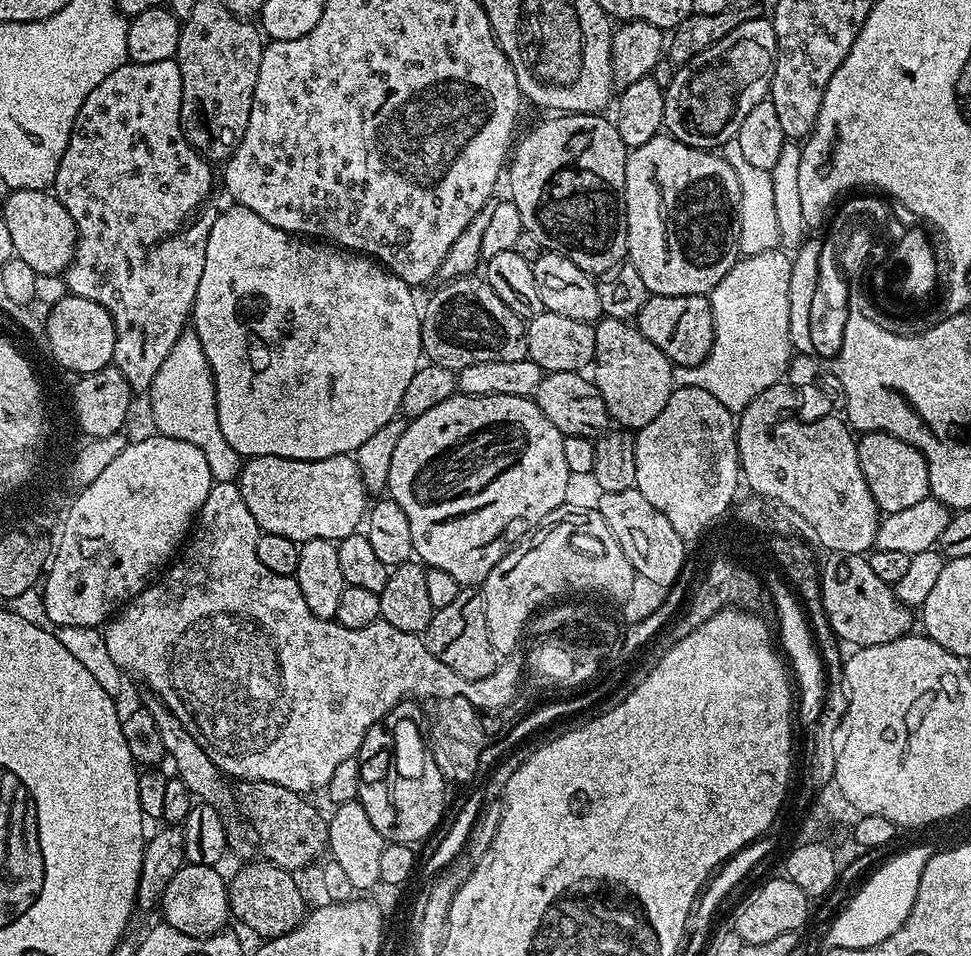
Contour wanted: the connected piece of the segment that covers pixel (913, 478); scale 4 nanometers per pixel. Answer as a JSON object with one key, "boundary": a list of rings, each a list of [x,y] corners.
{"boundary":[[[865,432],[857,439],[856,449],[862,474],[866,478],[866,486],[870,486],[870,494],[874,494],[874,502],[881,513],[906,510],[918,502],[929,499],[928,463],[914,446],[902,442],[902,438],[894,438],[885,432]]]}

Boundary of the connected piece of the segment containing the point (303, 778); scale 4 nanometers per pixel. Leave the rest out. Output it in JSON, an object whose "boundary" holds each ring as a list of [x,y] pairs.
{"boundary":[[[230,480],[221,484],[213,483],[205,504],[200,508],[194,531],[187,543],[183,545],[175,563],[159,579],[149,583],[148,587],[142,589],[133,600],[128,601],[122,611],[113,616],[107,627],[103,629],[106,650],[110,650],[110,658],[114,658],[114,662],[118,662],[118,666],[125,673],[131,674],[132,671],[136,671],[148,683],[147,691],[154,693],[172,711],[174,718],[178,718],[178,722],[182,722],[182,726],[190,730],[198,746],[206,750],[214,766],[218,766],[225,777],[236,776],[237,781],[274,782],[301,794],[311,794],[310,792],[315,788],[327,789],[330,777],[333,776],[337,766],[357,755],[356,751],[363,746],[368,731],[399,700],[413,698],[418,692],[428,692],[428,684],[440,684],[440,688],[452,688],[452,692],[478,690],[478,688],[468,688],[470,680],[454,674],[450,666],[446,666],[437,656],[432,655],[427,643],[419,635],[403,633],[402,630],[388,625],[384,619],[378,619],[362,630],[346,630],[346,626],[337,624],[335,619],[318,618],[318,614],[314,614],[314,610],[306,606],[306,598],[302,598],[302,590],[298,590],[295,576],[274,574],[274,570],[266,570],[266,566],[262,566],[258,558],[258,538],[261,534],[260,527],[254,522],[254,514],[246,510],[246,502],[242,500],[239,483]]]}

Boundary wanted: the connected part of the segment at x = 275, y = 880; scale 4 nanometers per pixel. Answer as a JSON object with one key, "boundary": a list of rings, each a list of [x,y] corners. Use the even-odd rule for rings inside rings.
{"boundary":[[[257,859],[257,864],[244,862],[240,869],[228,880],[228,911],[236,916],[260,938],[281,936],[294,930],[304,920],[306,901],[295,885],[291,871],[282,869],[267,860]]]}

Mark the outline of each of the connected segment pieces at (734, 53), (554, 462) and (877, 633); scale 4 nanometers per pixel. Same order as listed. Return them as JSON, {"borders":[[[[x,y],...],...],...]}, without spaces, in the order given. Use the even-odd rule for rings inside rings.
{"borders":[[[[753,18],[744,20],[726,38],[714,42],[702,54],[690,58],[690,62],[679,65],[668,88],[663,89],[665,114],[663,127],[667,135],[695,148],[719,149],[726,142],[736,139],[746,114],[758,106],[758,102],[769,99],[772,75],[776,65],[776,39],[771,19]]],[[[457,394],[446,398],[446,402],[438,402],[438,406],[433,406],[431,410],[426,410],[426,414],[415,417],[405,427],[402,438],[394,450],[394,458],[390,462],[390,478],[386,489],[390,499],[398,502],[398,506],[402,506],[406,519],[410,522],[410,538],[414,538],[413,553],[428,568],[446,570],[446,574],[451,574],[454,578],[458,578],[458,582],[462,586],[483,585],[484,580],[490,574],[490,570],[494,570],[494,566],[498,566],[498,550],[476,550],[476,548],[482,548],[488,542],[492,542],[492,538],[508,522],[520,520],[518,516],[530,516],[530,518],[538,518],[540,516],[547,521],[550,513],[565,507],[566,501],[569,499],[567,496],[570,473],[566,466],[565,454],[562,451],[564,438],[564,433],[558,430],[558,426],[554,426],[554,422],[550,422],[550,418],[546,418],[544,411],[536,405],[535,399],[527,396],[466,396]]],[[[837,552],[823,561],[820,570],[822,606],[837,640],[856,648],[882,646],[900,640],[913,631],[913,609],[896,596],[895,587],[874,575],[867,555],[859,552]]]]}

